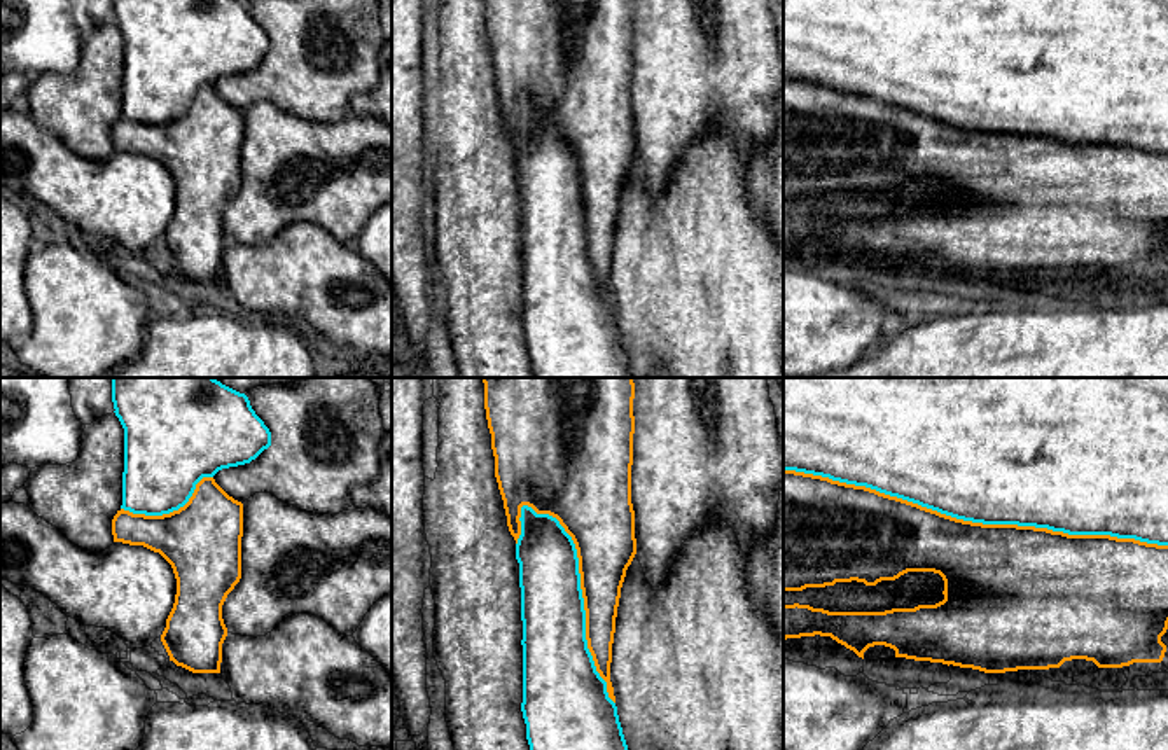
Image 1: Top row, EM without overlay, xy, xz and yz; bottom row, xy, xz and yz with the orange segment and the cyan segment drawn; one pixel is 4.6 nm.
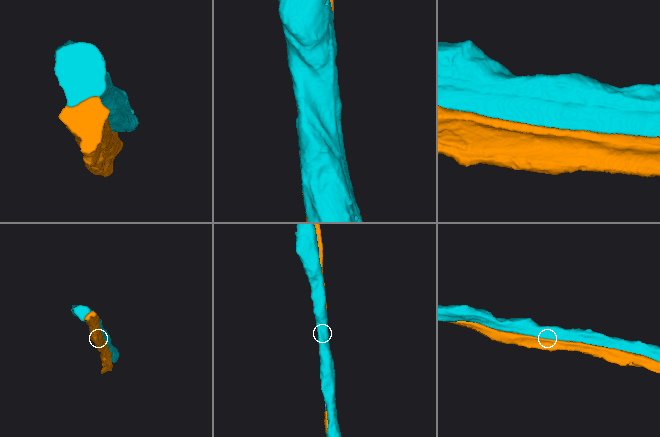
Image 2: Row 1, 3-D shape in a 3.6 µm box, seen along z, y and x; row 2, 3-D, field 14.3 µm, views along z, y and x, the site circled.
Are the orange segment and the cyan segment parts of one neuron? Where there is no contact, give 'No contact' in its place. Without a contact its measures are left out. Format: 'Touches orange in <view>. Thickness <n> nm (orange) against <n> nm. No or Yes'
Touches orange in yz. Thickness 460 nm (orange) against 480 nm. No

